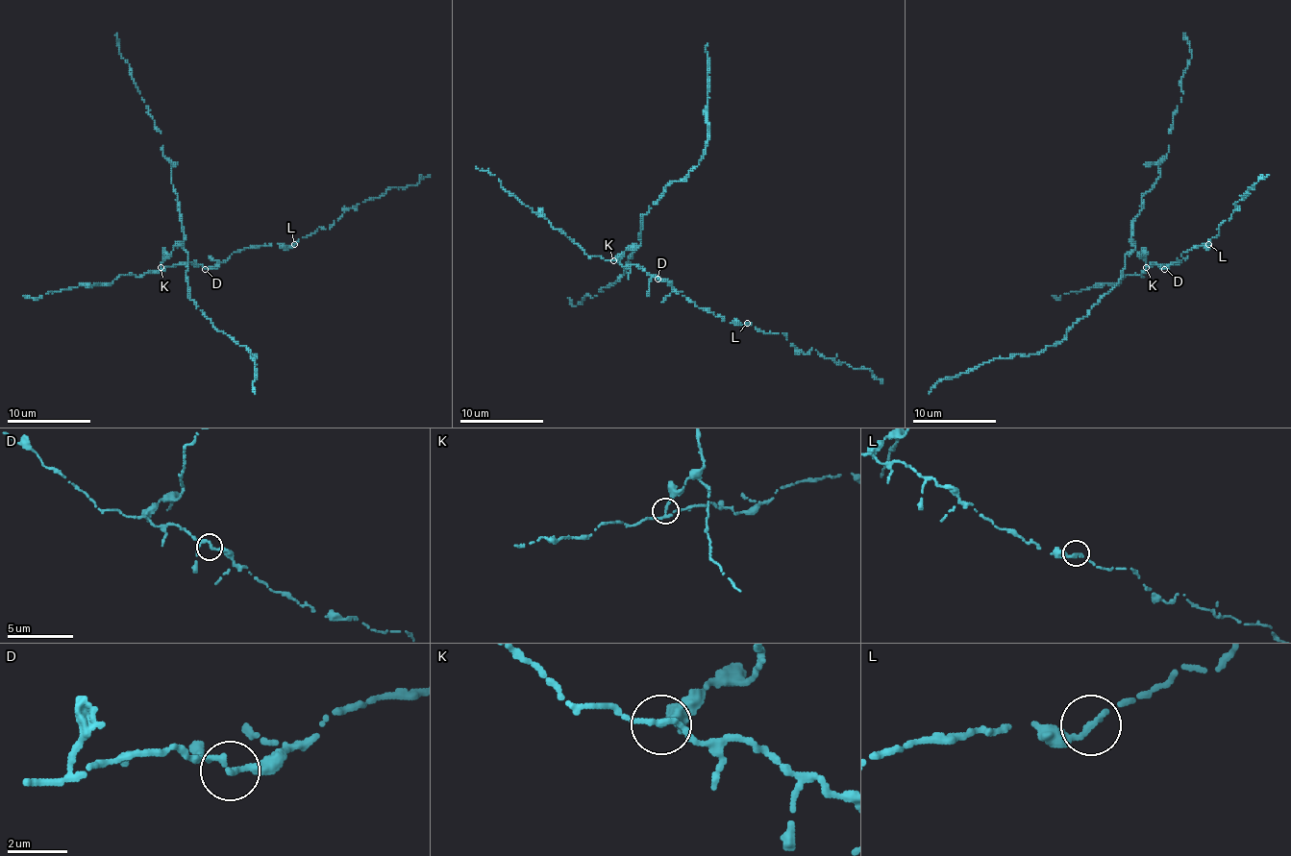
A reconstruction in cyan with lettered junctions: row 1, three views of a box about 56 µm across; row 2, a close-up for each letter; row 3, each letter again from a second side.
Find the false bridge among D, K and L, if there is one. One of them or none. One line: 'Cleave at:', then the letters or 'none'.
Cleave at: K

